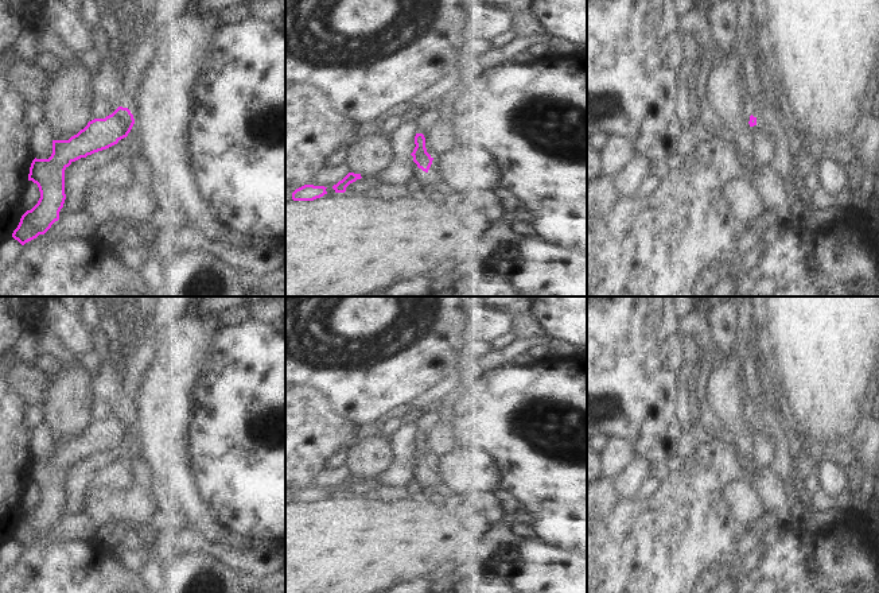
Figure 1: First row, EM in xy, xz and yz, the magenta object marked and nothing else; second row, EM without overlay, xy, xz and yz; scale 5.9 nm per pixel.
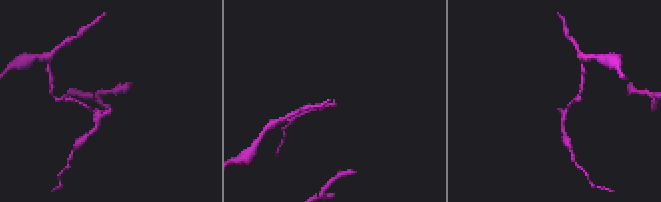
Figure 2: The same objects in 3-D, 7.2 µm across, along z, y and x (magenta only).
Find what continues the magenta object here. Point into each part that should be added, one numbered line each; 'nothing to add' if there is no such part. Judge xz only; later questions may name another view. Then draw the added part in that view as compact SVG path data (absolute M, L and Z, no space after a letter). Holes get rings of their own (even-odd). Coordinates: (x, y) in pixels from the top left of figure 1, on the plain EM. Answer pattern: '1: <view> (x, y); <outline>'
nothing to add

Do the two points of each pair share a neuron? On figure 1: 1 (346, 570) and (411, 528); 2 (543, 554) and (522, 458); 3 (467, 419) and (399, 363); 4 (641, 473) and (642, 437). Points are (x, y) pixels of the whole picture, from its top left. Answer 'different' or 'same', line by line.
1: same
2: different
3: different
4: different

